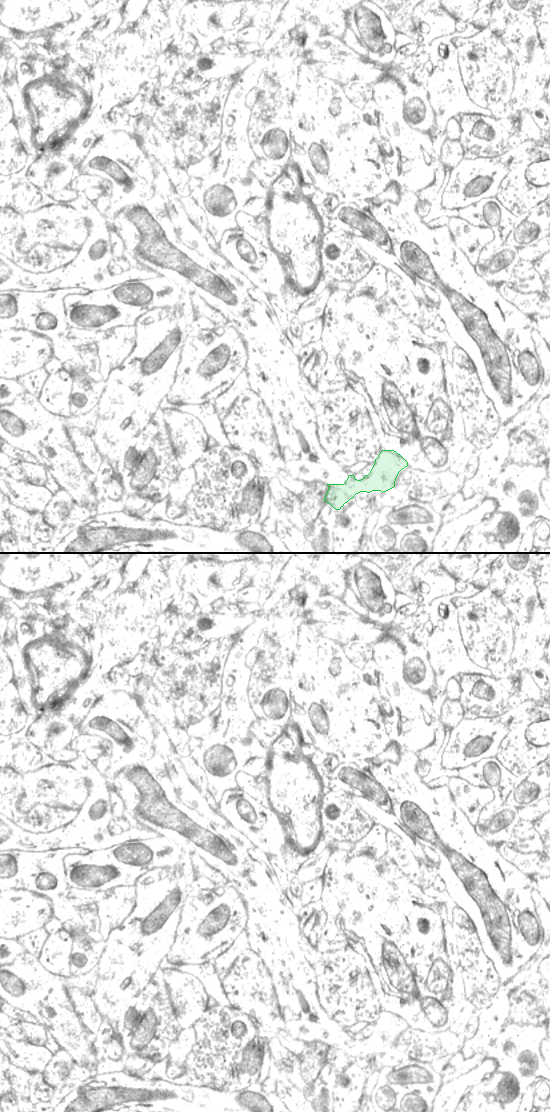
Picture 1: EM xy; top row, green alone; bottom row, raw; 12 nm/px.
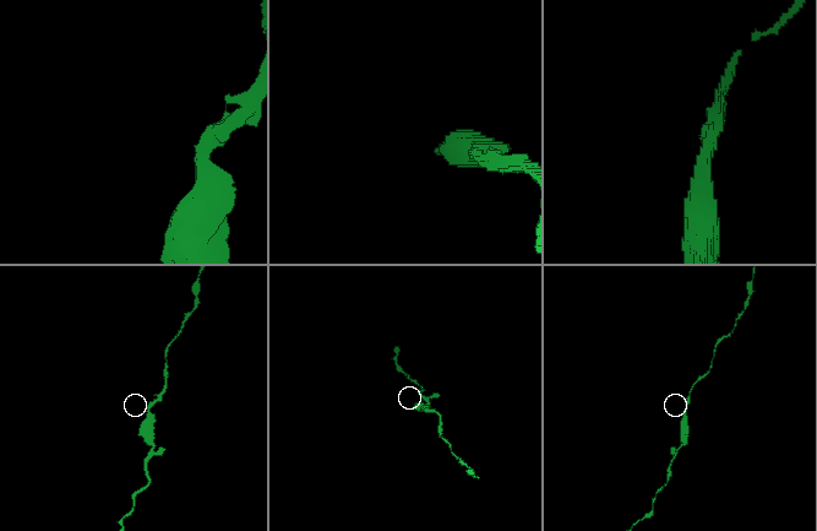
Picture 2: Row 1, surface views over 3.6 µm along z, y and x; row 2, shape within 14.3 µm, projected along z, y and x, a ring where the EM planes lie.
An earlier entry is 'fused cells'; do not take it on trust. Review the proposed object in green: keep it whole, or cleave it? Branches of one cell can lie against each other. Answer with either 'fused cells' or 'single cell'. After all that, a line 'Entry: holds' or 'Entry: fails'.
single cell
Entry: fails

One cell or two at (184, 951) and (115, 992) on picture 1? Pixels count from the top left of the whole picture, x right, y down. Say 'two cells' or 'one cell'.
two cells

